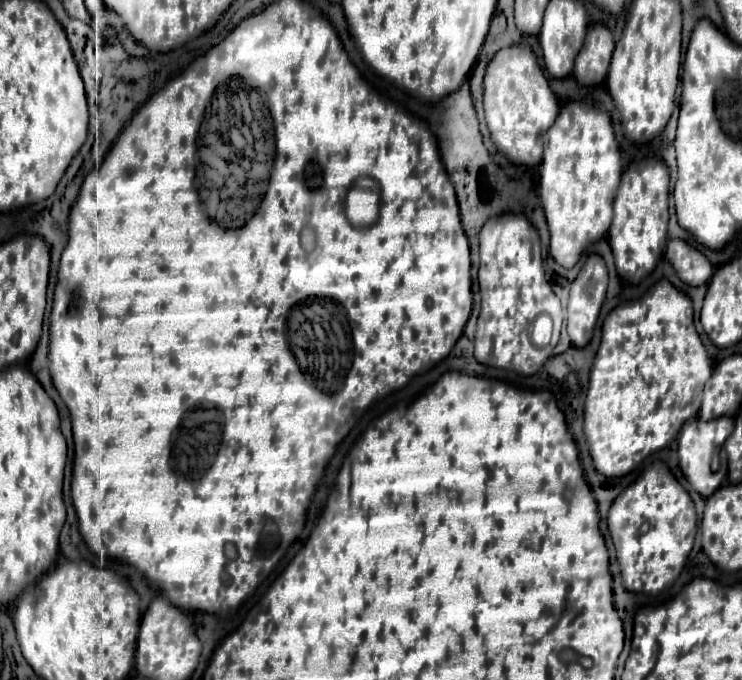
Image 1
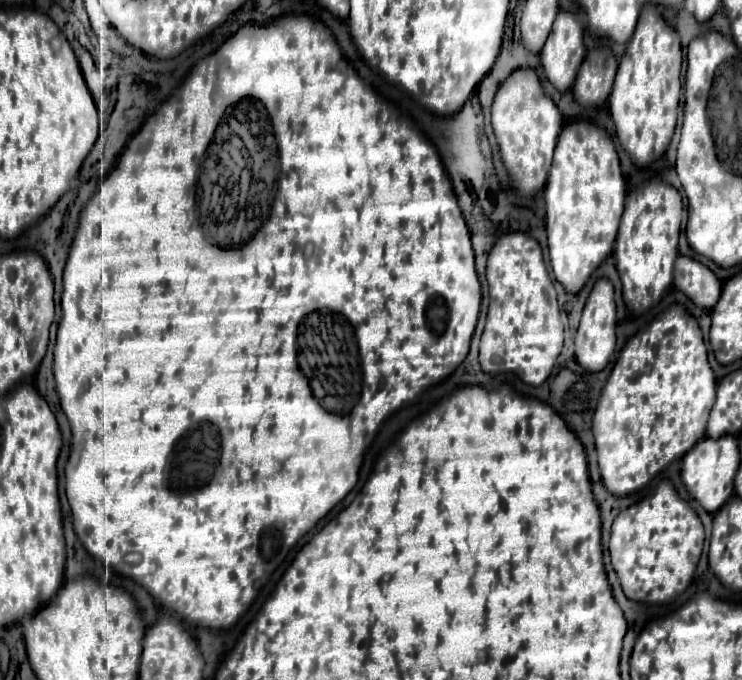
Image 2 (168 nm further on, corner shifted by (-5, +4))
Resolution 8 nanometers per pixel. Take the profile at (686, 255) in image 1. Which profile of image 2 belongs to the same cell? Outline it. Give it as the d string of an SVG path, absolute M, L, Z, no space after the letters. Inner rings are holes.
M688 256L676 258L674 286L702 308L714 308L722 290L722 284L716 278L716 274L702 262Z

